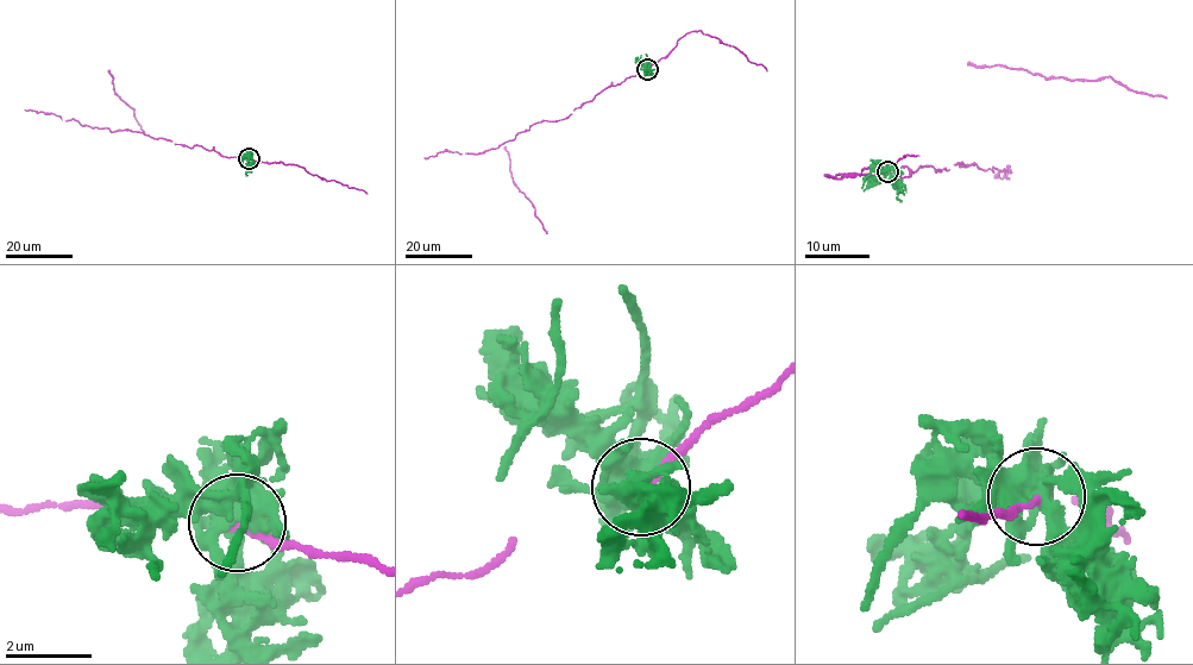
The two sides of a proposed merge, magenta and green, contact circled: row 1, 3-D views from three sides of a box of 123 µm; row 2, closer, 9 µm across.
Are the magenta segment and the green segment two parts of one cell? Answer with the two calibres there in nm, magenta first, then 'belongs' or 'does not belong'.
calibres 140 and 480 nm; does not belong

